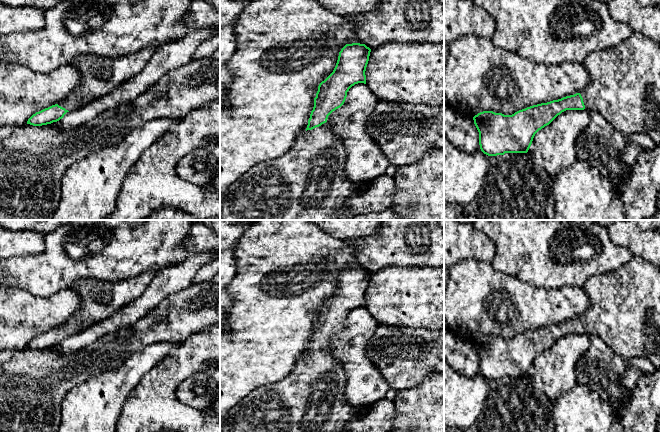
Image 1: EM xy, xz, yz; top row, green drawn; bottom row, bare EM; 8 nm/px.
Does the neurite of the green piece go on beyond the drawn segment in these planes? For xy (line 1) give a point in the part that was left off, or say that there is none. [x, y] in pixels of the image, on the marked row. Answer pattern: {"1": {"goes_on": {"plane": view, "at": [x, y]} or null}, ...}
{"1": {"goes_on": {"plane": "xy", "at": [100, 75]}}}

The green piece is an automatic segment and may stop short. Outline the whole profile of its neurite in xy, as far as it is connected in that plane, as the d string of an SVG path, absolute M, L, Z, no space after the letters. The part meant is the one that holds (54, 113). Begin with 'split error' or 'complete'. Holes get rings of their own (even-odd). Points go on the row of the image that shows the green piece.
split error; M144 47L138 52L116 58L85 54L69 65L80 74L81 80L66 98L59 103L33 114L27 124L42 126L57 122L64 115L101 98L122 83L139 74L147 65L157 47Z

